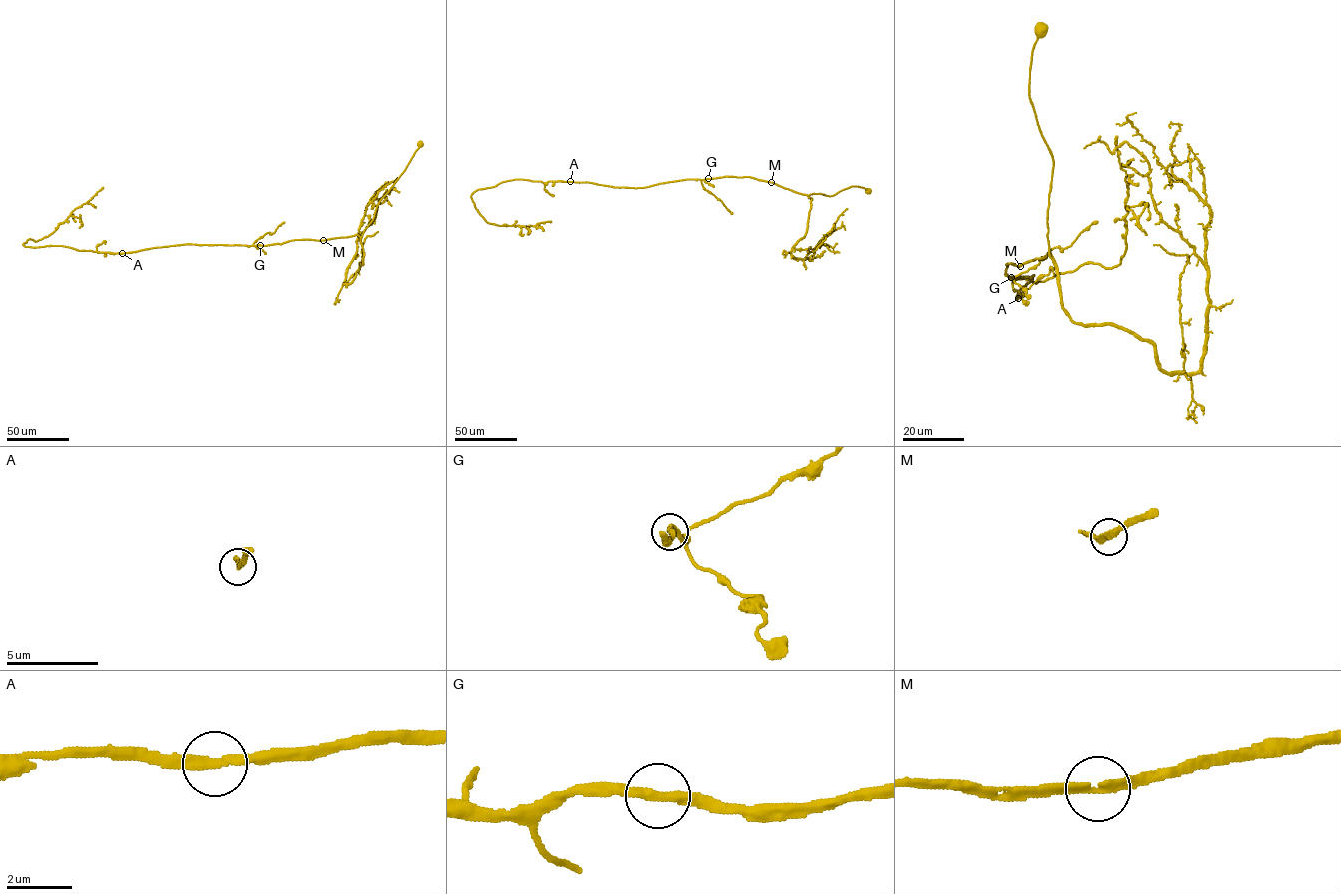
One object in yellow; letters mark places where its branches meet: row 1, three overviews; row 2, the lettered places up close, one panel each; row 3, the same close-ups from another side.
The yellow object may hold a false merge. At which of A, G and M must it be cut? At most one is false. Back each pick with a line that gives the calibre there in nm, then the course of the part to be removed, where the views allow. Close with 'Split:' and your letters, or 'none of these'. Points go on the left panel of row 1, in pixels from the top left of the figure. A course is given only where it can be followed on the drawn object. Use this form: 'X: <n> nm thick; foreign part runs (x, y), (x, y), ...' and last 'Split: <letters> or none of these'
Split: none of these

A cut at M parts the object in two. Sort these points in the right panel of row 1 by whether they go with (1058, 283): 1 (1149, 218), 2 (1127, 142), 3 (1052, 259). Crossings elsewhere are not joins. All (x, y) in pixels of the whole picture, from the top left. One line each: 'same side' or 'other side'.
1: other side
2: same side
3: same side

